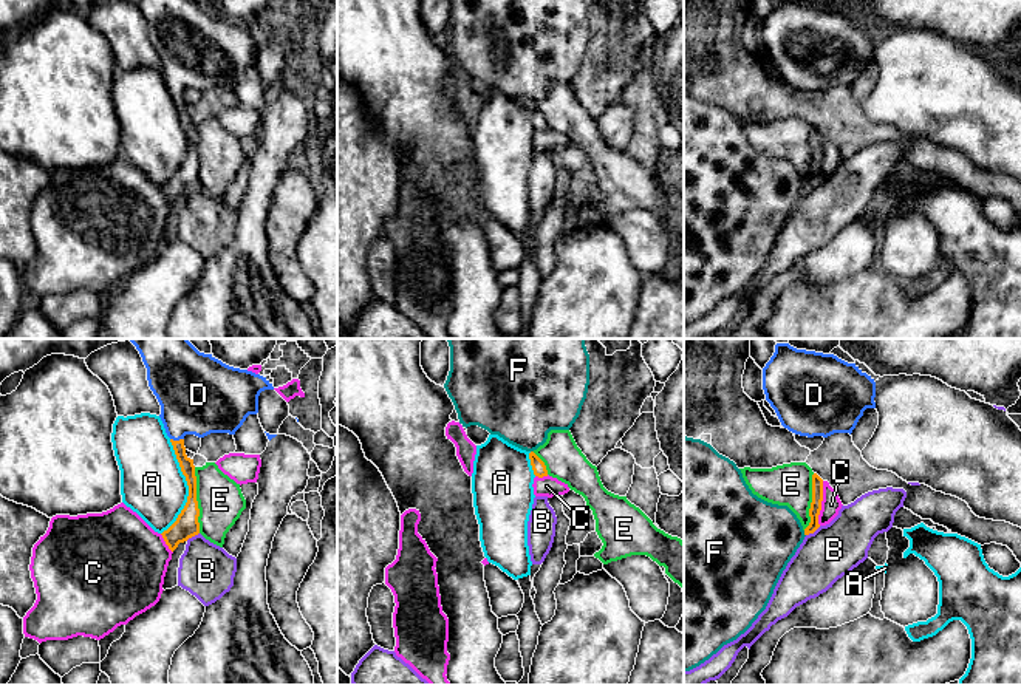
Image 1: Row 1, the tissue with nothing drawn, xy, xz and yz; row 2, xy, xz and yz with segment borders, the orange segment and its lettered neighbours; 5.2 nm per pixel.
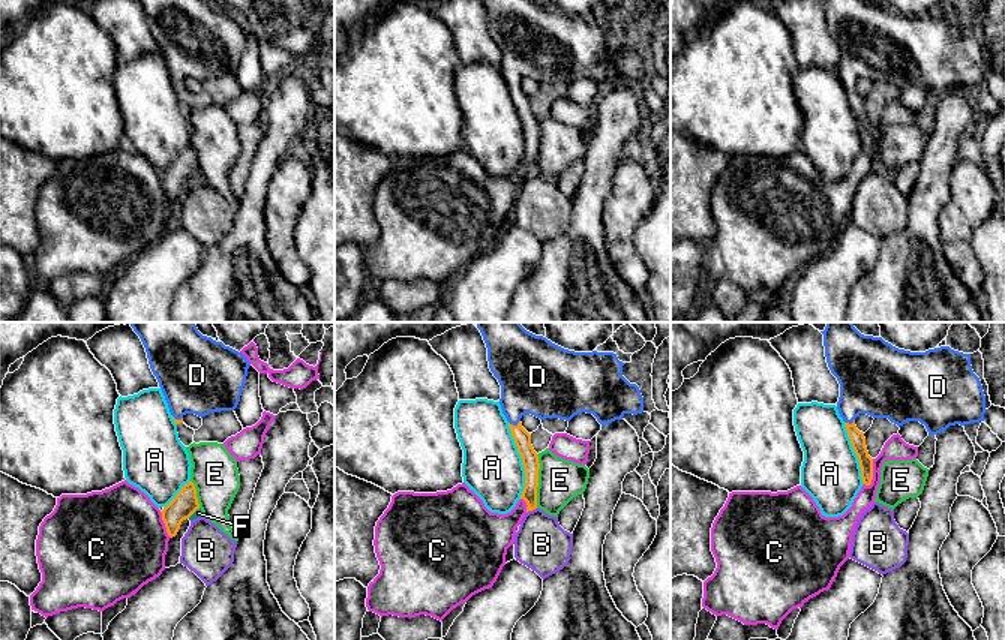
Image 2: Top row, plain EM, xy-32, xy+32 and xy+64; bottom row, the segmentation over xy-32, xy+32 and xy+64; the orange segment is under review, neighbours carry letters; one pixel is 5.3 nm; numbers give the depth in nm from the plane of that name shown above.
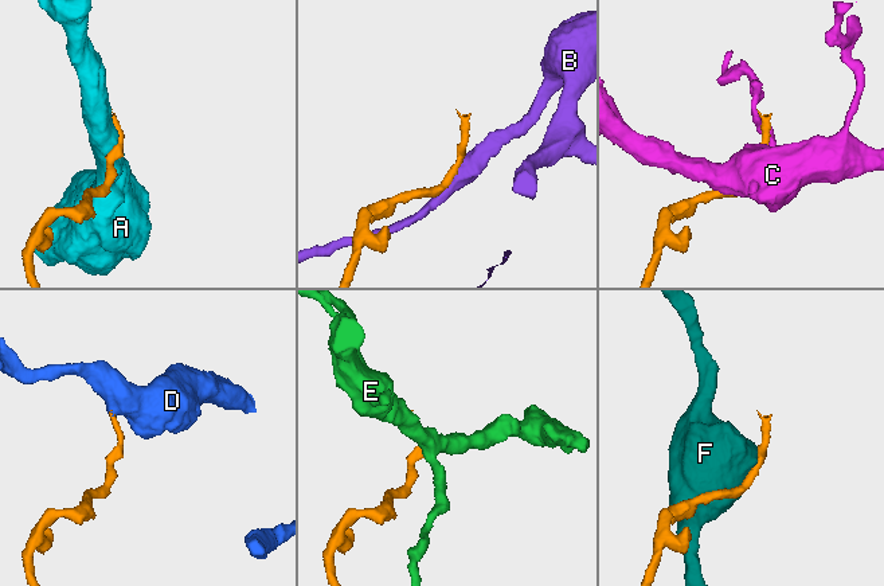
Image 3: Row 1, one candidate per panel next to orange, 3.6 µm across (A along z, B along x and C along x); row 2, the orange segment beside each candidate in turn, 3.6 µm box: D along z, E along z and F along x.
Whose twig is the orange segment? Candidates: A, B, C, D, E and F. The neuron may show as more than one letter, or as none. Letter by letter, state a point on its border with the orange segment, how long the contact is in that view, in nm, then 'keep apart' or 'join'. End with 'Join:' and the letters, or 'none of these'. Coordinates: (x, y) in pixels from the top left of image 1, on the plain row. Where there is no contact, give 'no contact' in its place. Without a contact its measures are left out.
A: contact xy (189, 141); length 500 nm; keep apart
B: contact yz (812, 186); length 90 nm; keep apart
C: contact yz (820, 156); length 240 nm; keep apart
D: contact xy (177, 95); length 70 nm; join
E: contact xy (195, 153); length 340 nm; keep apart
F: contact yz (805, 187); length 30 nm; keep apart
Join: D

